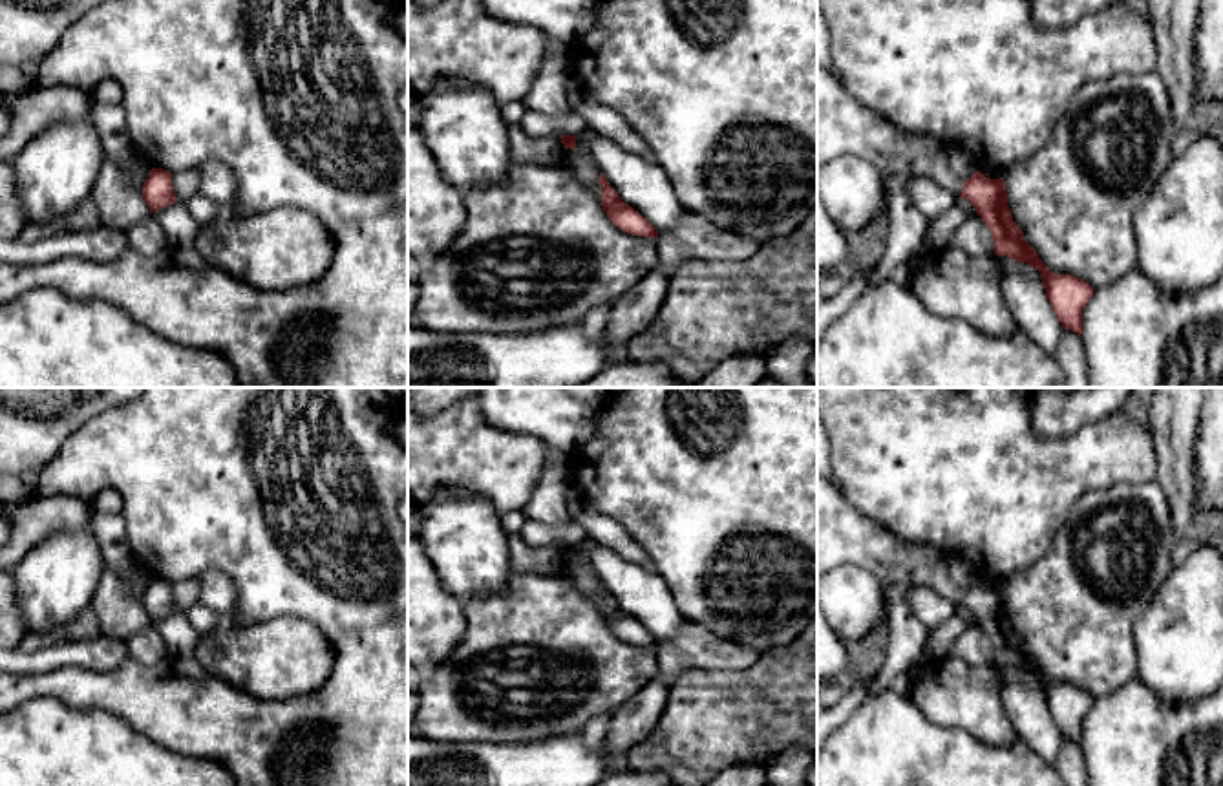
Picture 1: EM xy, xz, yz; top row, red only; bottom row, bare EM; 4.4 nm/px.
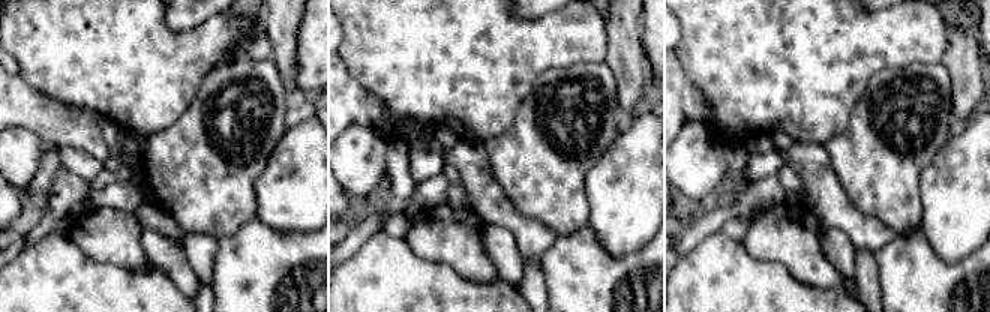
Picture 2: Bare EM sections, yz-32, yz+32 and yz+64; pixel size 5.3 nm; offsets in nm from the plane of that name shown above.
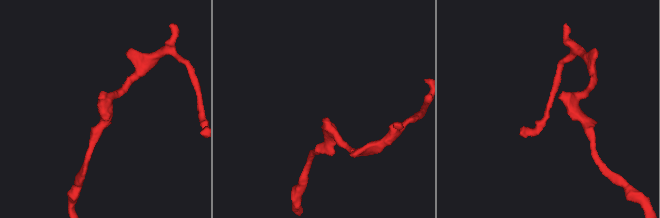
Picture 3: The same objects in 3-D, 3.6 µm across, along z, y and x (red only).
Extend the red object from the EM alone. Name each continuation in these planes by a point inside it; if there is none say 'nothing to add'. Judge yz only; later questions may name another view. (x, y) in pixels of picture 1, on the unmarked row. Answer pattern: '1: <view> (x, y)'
1: yz (843, 534)

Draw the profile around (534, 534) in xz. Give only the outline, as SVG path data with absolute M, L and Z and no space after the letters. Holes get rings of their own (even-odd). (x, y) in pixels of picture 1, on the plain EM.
M526 519L521 532L521 539L528 547L547 547L547 545L578 545L581 543L589 534L578 521L567 521L561 525L543 525L534 519Z

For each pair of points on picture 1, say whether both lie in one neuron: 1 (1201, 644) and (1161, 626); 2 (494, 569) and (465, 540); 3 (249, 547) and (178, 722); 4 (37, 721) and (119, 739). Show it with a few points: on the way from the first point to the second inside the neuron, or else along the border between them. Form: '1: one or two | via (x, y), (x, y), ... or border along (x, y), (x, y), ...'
1: one | via (1192, 640), (1180, 640), (1170, 635)
2: one | via (487, 562), (472, 547)
3: one | via (326, 615), (346, 679), (255, 722)
4: one | via (57, 739), (99, 739)

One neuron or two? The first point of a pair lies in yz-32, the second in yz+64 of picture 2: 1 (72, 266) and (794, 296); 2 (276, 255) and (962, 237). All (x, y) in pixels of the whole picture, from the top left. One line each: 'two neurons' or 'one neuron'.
1: one neuron
2: two neurons

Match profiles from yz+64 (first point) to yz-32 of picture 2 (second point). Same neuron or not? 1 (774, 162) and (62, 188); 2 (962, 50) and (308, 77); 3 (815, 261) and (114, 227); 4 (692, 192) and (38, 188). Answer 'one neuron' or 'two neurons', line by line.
1: two neurons
2: two neurons
3: one neuron
4: two neurons

